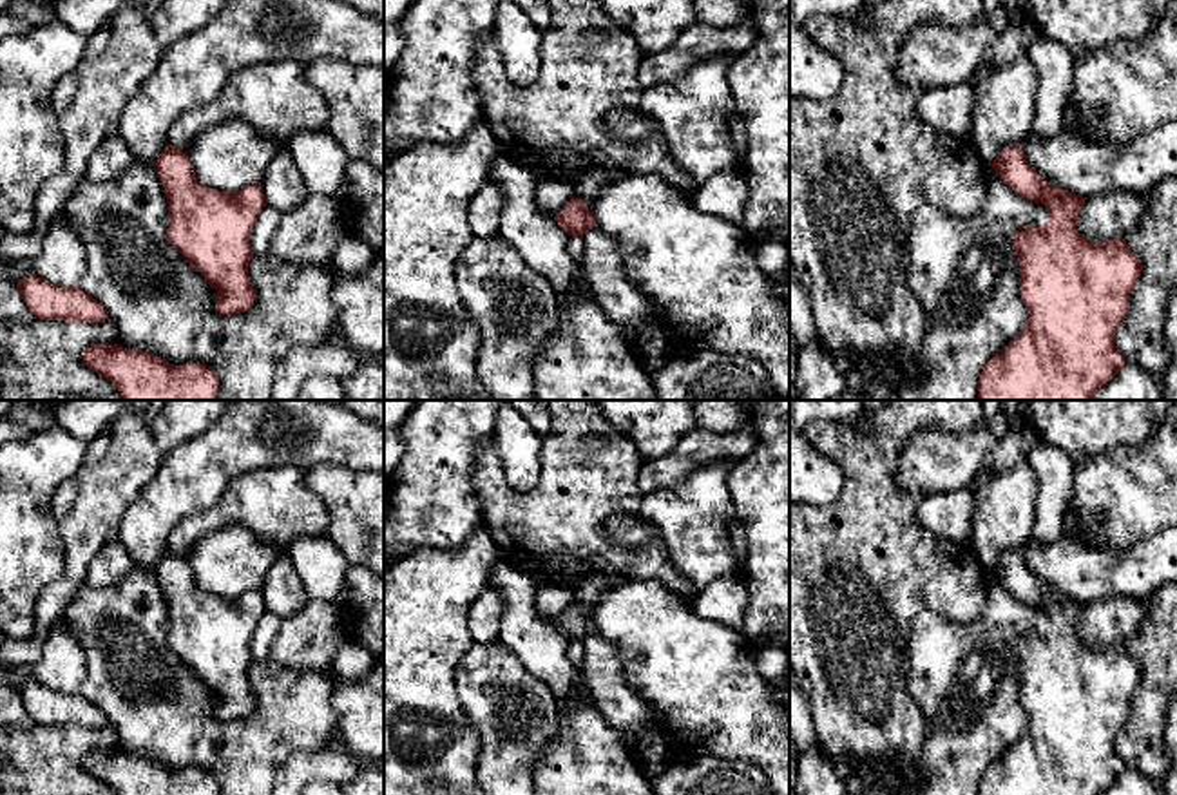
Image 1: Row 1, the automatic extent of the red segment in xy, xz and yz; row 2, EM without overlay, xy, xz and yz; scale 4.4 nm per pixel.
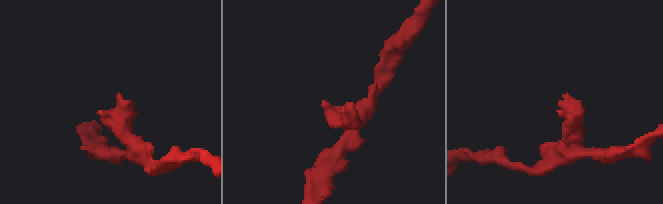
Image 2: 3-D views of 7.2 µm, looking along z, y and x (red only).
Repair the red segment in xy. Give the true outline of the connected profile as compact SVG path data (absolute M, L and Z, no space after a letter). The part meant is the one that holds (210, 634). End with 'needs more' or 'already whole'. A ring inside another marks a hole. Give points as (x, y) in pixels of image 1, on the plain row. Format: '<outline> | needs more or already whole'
M170 549L152 570L168 608L168 648L217 697L215 715L221 721L248 717L255 706L248 681L248 670L254 665L250 641L259 619L266 612L263 590L248 590L234 599L205 592L197 587L188 560Z | already whole

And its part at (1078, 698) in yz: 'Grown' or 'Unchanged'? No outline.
Unchanged

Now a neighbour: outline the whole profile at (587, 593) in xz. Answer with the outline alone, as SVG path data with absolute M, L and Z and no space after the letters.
M598 572L585 576L574 587L574 601L592 618L592 610L601 594L627 581L623 574Z

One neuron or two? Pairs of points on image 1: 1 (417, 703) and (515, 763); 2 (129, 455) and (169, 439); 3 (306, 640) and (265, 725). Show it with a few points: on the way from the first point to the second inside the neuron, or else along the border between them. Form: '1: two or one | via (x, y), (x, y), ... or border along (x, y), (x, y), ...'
1: two | border along (460, 703), (462, 714), (480, 741), (478, 775)
2: two | border along (149, 430), (162, 453)
3: two | border along (270, 658), (281, 665), (321, 669), (326, 672)

